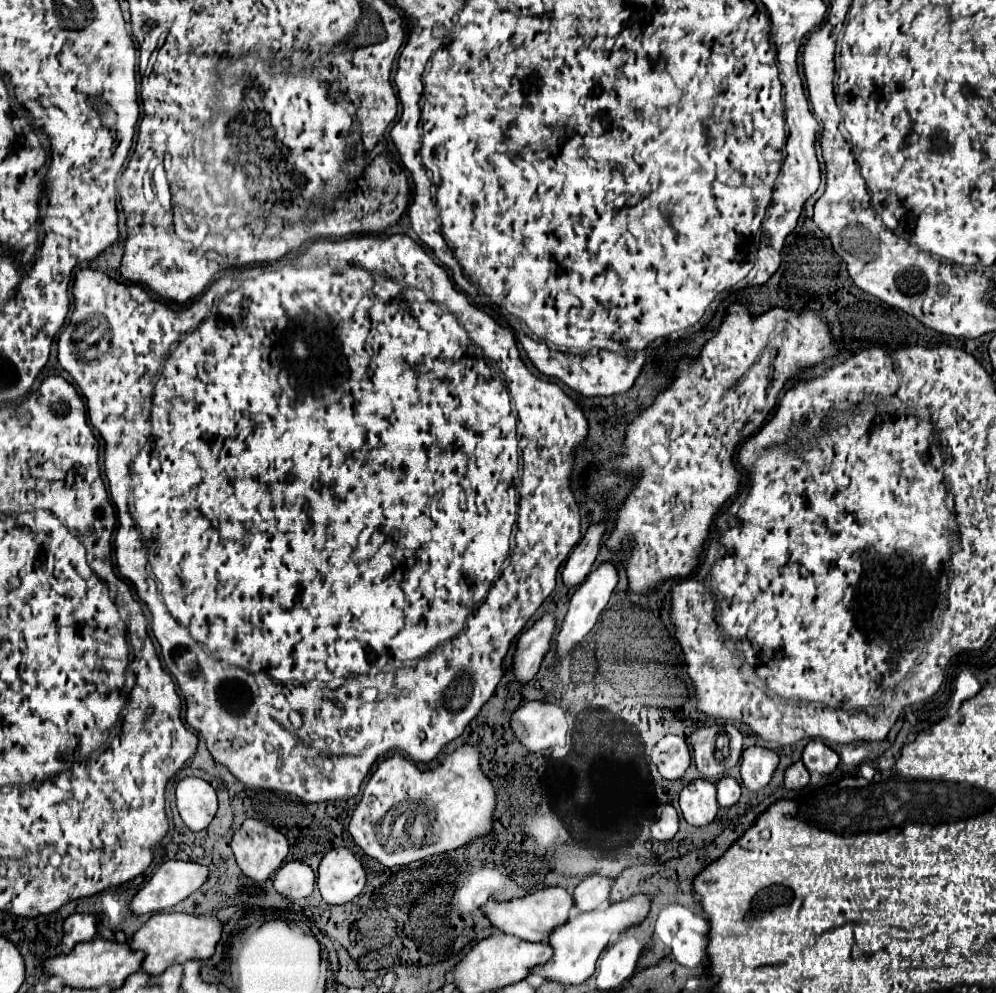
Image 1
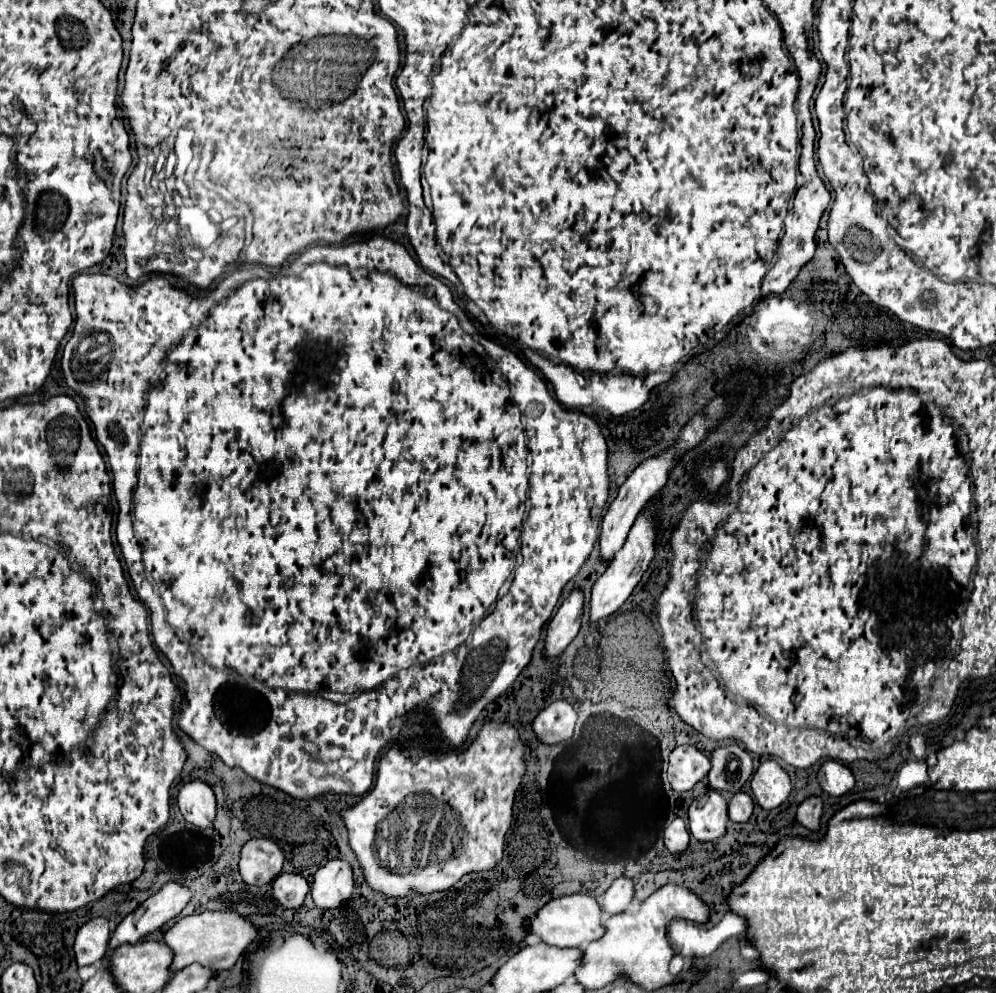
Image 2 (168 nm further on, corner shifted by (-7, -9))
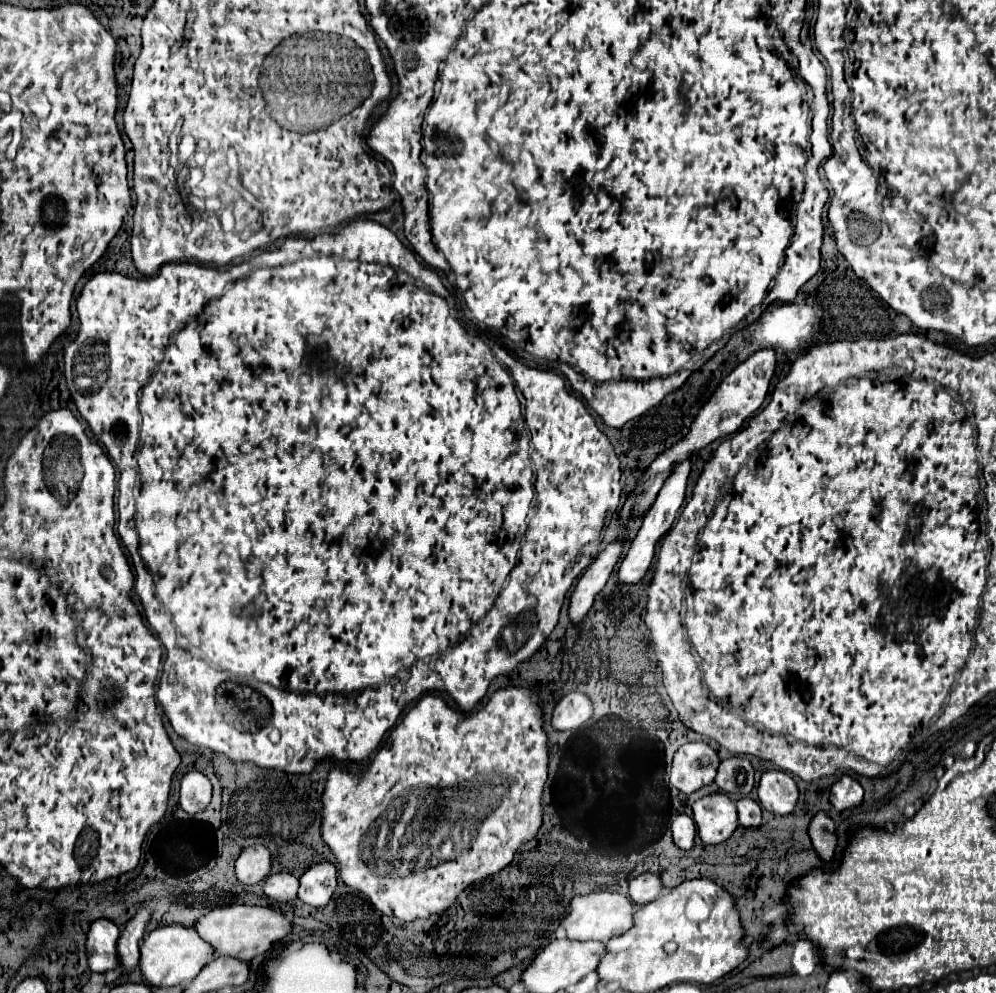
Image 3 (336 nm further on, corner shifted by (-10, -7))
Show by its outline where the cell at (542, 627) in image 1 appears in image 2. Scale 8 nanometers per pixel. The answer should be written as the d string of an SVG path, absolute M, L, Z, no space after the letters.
M575 588L559 606L557 614L549 622L547 638L545 638L545 656L557 658L567 644L577 636L581 628L583 616L583 590Z

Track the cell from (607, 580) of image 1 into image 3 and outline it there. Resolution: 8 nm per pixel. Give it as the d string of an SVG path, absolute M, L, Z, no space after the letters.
M684 460L682 464L676 464L670 478L664 482L656 502L652 504L652 508L646 512L644 520L642 520L642 526L638 530L638 534L634 536L634 540L630 542L630 548L622 560L622 564L618 566L618 572L616 572L616 578L618 578L618 584L636 584L644 578L646 570L650 568L652 564L652 558L654 558L654 552L656 552L656 544L658 540L670 530L674 518L676 518L676 512L680 510L682 502L684 502L684 492L686 492L686 480L688 480L688 474L690 474L690 462Z

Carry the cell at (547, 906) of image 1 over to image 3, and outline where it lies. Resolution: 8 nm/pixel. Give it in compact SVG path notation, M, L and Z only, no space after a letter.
M592 892L592 894L586 894L586 896L574 896L570 900L568 912L562 918L560 926L566 930L566 936L570 940L598 940L598 942L608 942L612 936L620 936L620 934L624 934L632 926L634 908L636 906L624 894Z

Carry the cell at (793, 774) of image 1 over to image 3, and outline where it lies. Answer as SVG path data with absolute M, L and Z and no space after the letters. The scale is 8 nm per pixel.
M816 812L808 826L808 836L812 840L814 850L822 856L822 860L832 860L834 848L836 848L836 836L834 836L834 822L826 812Z

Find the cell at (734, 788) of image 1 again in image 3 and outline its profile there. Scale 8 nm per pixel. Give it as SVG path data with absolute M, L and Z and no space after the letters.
M742 798L736 802L736 808L738 808L738 822L746 828L750 826L760 826L760 820L762 820L762 814L760 814L760 804L752 798Z

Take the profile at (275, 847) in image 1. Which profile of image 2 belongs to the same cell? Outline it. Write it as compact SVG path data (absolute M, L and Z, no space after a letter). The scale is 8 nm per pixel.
M253 838L241 850L239 874L245 884L265 886L271 884L273 878L283 868L283 852L273 840Z

